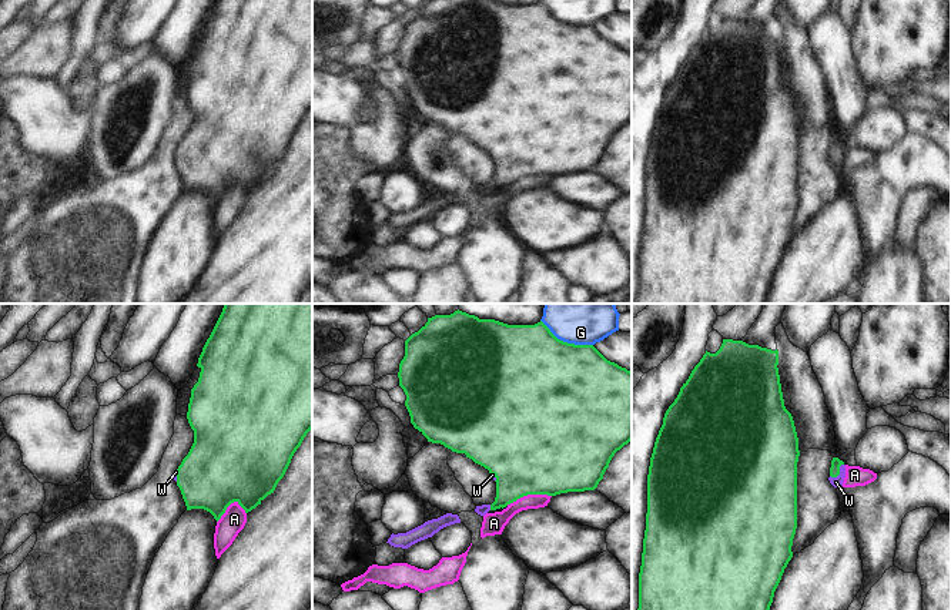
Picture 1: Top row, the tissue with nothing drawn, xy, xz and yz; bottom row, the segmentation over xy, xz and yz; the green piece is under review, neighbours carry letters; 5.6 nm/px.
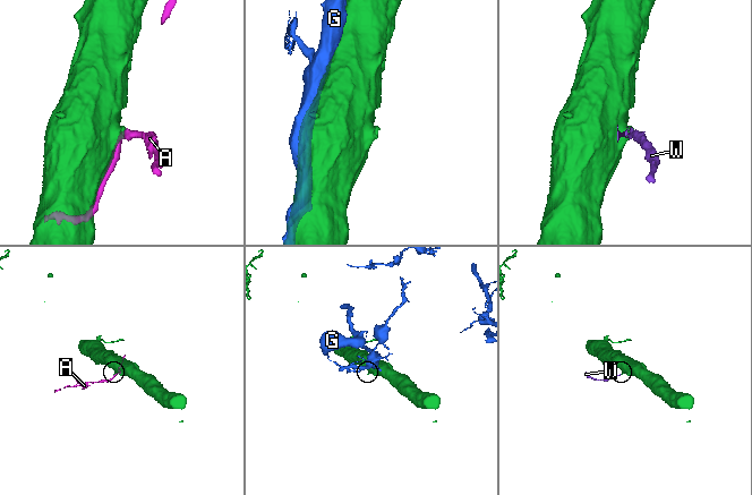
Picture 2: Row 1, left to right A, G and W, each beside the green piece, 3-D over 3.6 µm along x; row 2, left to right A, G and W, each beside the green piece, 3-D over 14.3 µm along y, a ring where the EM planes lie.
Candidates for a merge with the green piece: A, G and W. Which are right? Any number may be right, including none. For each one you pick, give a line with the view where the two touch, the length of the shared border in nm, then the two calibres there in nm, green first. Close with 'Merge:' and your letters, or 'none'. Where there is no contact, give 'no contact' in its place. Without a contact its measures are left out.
W: contact in yz; length 110 nm; calibres 60 and 60 nm
Merge: W

